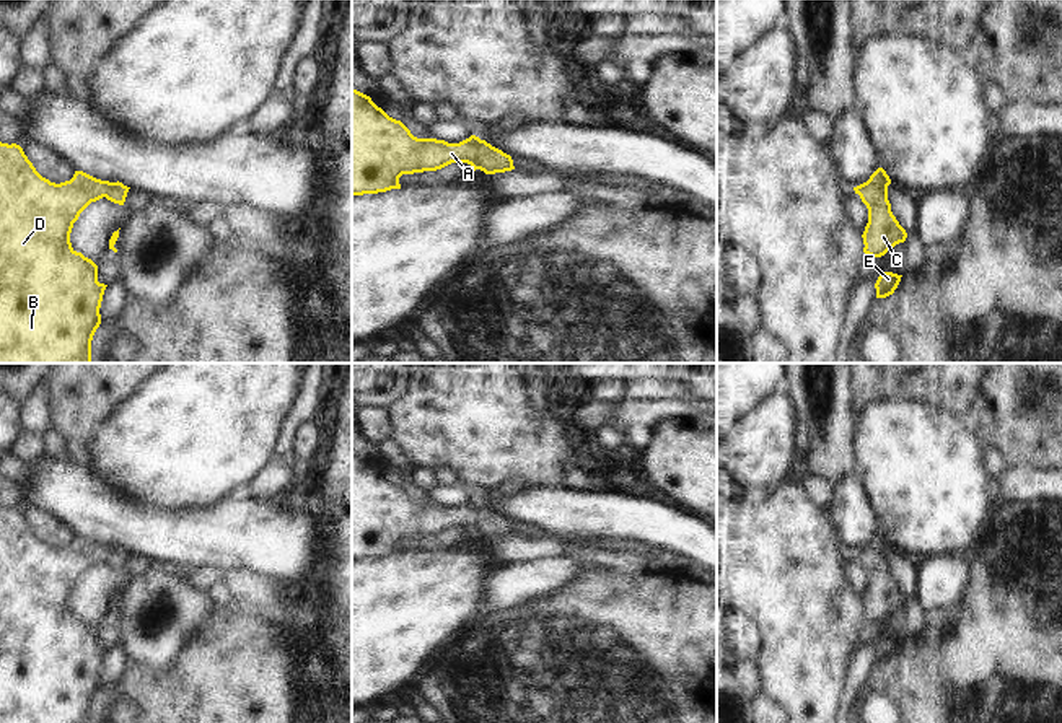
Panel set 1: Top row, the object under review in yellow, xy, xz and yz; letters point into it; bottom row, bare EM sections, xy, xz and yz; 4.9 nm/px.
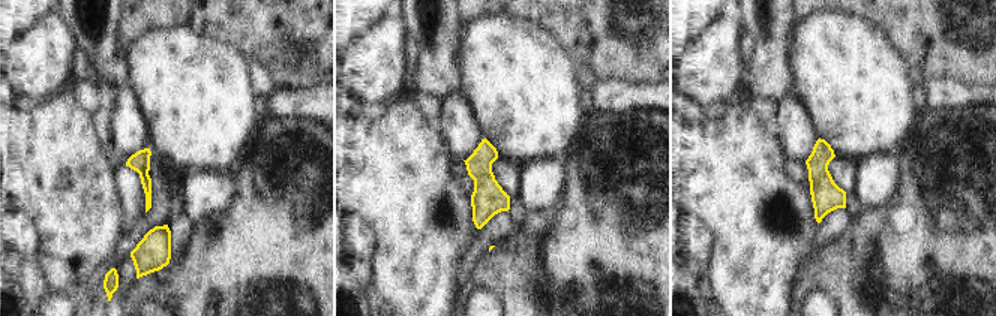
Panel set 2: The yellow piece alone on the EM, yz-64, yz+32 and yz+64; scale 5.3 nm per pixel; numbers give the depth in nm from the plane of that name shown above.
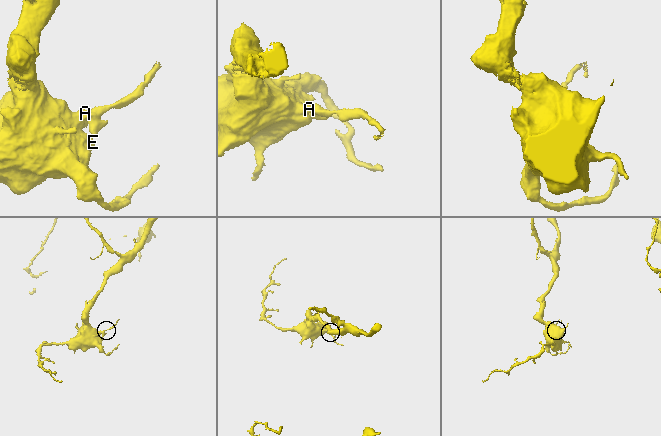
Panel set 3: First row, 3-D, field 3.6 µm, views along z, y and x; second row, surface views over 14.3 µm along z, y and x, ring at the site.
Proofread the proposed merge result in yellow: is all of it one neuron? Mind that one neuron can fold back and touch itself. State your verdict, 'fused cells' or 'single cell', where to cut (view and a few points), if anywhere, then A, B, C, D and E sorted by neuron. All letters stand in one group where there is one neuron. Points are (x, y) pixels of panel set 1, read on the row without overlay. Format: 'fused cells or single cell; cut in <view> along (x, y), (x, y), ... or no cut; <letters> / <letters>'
single cell; no cut; A B C D E

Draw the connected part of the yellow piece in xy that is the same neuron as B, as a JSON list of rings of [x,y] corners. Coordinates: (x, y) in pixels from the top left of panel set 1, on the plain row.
[[[0,506],[0,723],[91,723],[91,705],[101,689],[99,673],[108,650],[98,646],[98,630],[72,612],[70,598],[80,578],[91,567],[106,562],[114,568],[124,570],[129,554],[119,546],[101,546],[83,536],[75,536],[70,546],[50,547],[36,536],[20,510]]]

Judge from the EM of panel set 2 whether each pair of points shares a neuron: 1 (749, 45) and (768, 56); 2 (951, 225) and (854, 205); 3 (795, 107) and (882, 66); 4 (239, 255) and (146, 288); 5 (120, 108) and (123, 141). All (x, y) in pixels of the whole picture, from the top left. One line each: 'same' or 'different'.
1: different
2: different
3: different
4: same
5: same

